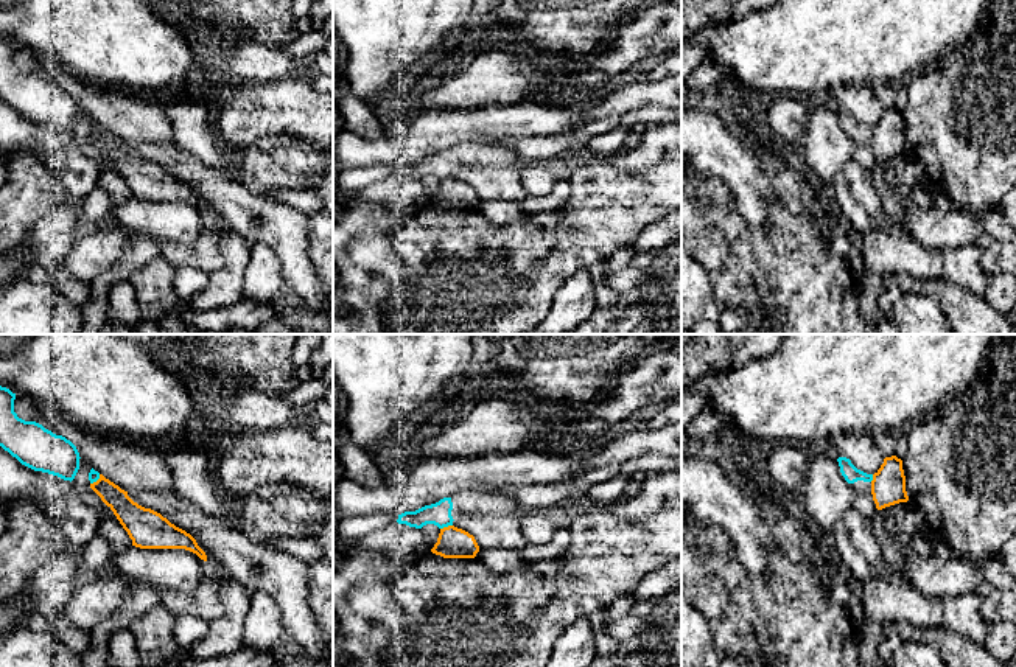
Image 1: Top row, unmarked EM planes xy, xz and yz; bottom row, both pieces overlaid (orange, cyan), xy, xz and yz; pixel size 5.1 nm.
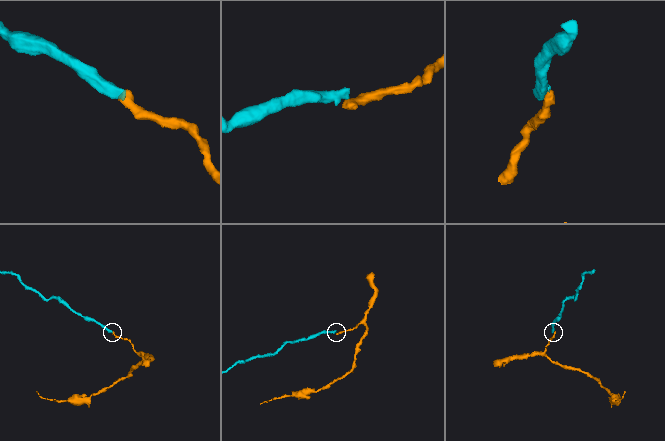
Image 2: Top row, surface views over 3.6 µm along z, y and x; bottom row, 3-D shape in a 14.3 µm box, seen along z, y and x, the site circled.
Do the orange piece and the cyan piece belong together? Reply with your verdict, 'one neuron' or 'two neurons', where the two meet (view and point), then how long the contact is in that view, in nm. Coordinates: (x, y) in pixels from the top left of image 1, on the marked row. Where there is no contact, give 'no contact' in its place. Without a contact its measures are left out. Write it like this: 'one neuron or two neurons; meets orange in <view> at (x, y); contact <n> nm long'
two neurons; meets orange in xz at (445, 527); contact 70 nm long

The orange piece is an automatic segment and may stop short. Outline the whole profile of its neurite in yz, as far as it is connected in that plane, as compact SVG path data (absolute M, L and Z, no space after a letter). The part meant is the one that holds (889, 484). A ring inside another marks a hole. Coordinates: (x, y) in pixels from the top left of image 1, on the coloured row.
M896 456L884 459L881 468L873 474L871 494L878 510L909 501L901 459Z

